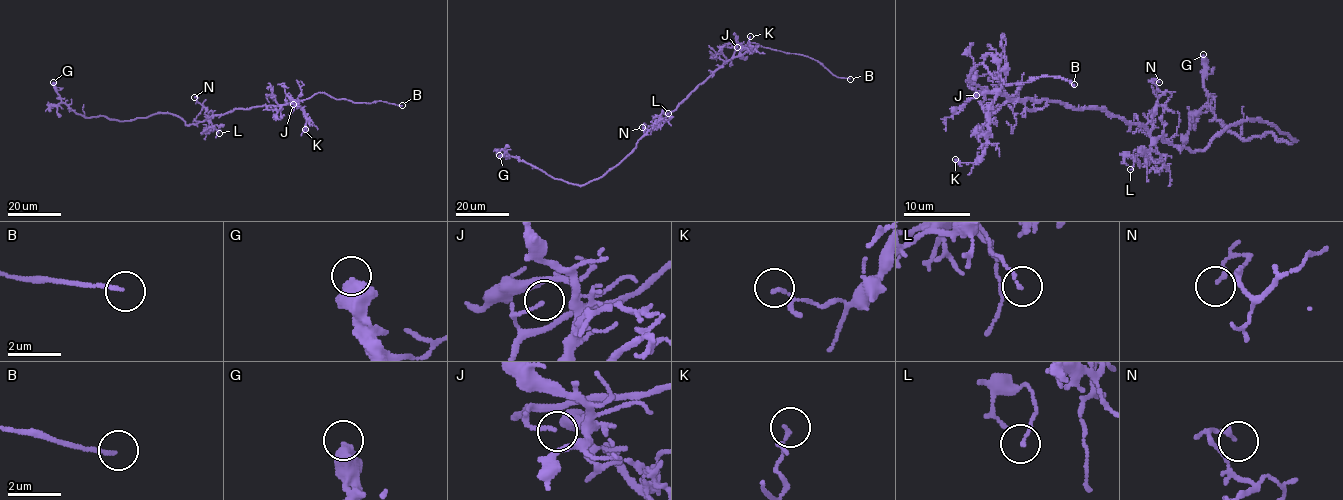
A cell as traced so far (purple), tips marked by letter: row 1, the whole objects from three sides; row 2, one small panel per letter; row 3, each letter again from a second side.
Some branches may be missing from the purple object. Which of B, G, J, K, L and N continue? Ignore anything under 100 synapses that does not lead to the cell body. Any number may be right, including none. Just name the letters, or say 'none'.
B

